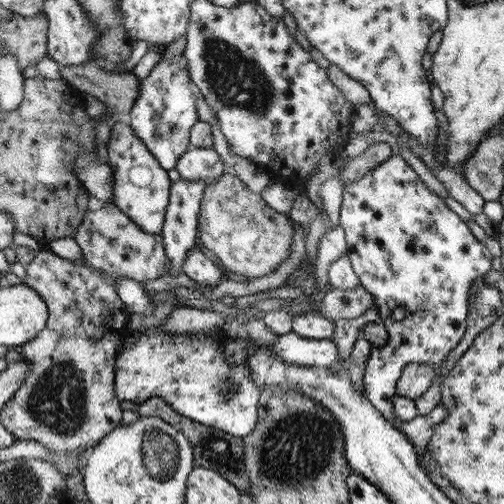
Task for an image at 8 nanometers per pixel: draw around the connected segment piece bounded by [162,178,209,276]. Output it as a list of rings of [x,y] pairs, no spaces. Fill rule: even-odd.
[[[180,180],[172,184],[170,190],[170,206],[167,207],[166,222],[163,226],[163,240],[166,244],[167,256],[170,259],[170,276],[183,272],[184,259],[192,247],[197,246],[198,218],[204,189],[208,186],[204,180]]]

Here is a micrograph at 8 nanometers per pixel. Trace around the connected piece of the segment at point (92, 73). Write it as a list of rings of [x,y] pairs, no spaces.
[[[94,60],[78,66],[61,66],[62,80],[102,101],[120,118],[127,119],[138,98],[141,80],[132,72],[119,74],[98,65]]]

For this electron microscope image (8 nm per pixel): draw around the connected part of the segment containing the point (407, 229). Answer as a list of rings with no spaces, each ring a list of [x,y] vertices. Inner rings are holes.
[[[393,155],[368,171],[362,178],[348,183],[344,189],[339,223],[344,228],[348,257],[360,285],[375,296],[374,306],[380,311],[389,340],[382,348],[370,351],[364,372],[363,385],[367,400],[392,424],[402,421],[395,416],[392,400],[396,398],[396,383],[410,363],[438,365],[460,342],[466,330],[468,290],[474,280],[487,279],[493,256],[480,244],[462,218],[444,204],[444,198],[430,191],[420,176],[400,155]],[[402,307],[406,317],[395,321],[390,313]]]

